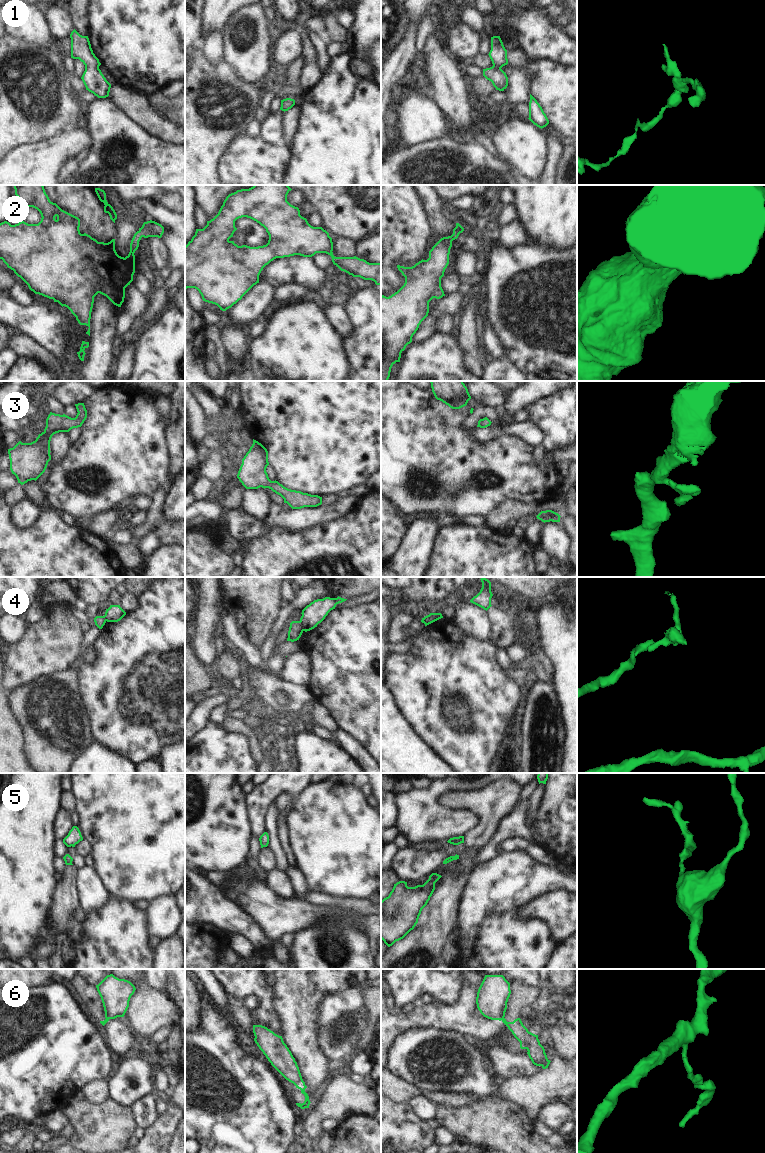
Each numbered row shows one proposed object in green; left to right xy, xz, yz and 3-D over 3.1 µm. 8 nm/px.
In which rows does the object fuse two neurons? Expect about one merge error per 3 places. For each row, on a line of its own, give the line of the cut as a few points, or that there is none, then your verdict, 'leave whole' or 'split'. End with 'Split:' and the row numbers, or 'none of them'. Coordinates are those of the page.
1: cut none; leave whole
2: cut none; leave whole
3: cut none; leave whole
4: cut xz (299, 621), (303, 630); split
5: cut none; leave whole
6: cut xz (301, 1090), (304, 1091); split
Split: 4, 6

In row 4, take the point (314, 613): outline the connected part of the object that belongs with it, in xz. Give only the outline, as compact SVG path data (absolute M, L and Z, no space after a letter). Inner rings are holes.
M338 596L337 598L325 597L311 602L301 613L300 624L303 631L307 632L317 627L317 625L325 619L328 613L335 609L337 604L346 600L347 599Z

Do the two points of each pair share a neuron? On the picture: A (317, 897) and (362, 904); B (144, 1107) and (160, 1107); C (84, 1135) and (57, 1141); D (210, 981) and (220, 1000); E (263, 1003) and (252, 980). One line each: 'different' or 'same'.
A: same
B: different
C: different
D: same
E: same

